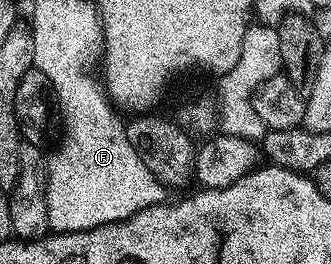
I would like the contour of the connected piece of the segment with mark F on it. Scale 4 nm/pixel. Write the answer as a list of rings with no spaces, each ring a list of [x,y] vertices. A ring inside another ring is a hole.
[[[96,79],[93,84],[86,84],[86,88],[82,88],[82,96],[70,96],[70,100],[62,100],[58,103],[58,110],[60,113],[61,123],[66,124],[66,141],[62,144],[62,149],[55,154],[54,157],[49,157],[48,171],[46,173],[46,201],[48,202],[48,222],[51,229],[55,233],[59,232],[87,232],[93,228],[99,228],[105,224],[115,224],[121,220],[127,220],[132,214],[136,214],[145,208],[151,208],[154,205],[161,205],[167,199],[166,192],[168,192],[167,185],[163,184],[152,174],[152,170],[148,170],[148,166],[144,166],[144,162],[140,162],[140,154],[136,154],[136,150],[132,150],[132,142],[128,142],[126,137],[126,125],[123,117],[118,117],[115,105],[102,104],[102,97],[107,93],[98,96],[98,91],[103,89],[103,85]]]

